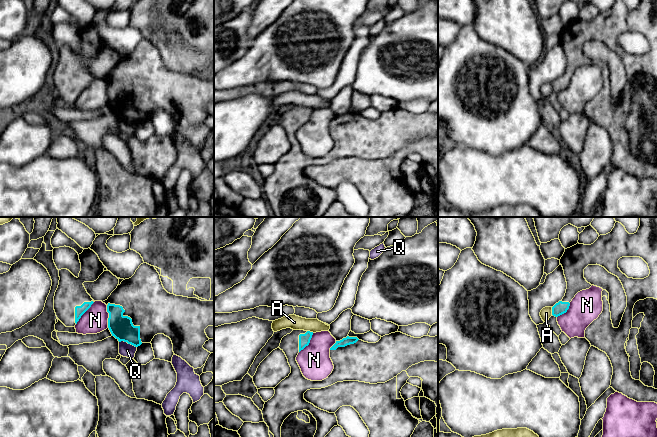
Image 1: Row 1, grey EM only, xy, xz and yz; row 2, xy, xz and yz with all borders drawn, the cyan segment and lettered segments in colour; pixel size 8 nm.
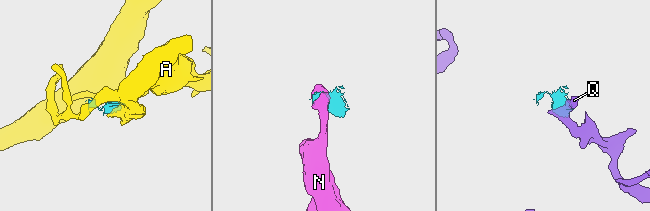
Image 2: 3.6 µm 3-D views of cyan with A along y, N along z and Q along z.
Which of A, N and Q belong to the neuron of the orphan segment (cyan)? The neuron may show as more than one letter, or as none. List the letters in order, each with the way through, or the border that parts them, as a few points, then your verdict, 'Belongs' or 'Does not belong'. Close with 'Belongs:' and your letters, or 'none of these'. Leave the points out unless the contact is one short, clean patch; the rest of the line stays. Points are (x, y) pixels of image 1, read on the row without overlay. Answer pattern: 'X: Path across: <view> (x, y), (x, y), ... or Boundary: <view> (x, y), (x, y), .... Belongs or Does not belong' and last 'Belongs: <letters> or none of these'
A: Boundary: yz (551, 83), (552, 90). Does not belong
N: Does not belong
Q: Boundary: xy (119, 117), (125, 117), (136, 123). Does not belong
Belongs: none of these

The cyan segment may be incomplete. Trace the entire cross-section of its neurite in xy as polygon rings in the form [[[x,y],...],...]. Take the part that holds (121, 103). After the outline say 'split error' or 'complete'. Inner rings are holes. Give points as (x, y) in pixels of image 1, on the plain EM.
[[[147,39],[141,40],[135,50],[131,54],[123,56],[103,79],[107,81],[109,89],[108,104],[112,112],[119,118],[124,117],[138,123],[142,119],[151,119],[155,111],[164,110],[171,115],[174,130],[181,133],[194,145],[201,144],[211,130],[203,124],[203,121],[209,116],[205,105],[208,102],[214,102],[214,77],[201,77],[197,74],[168,69],[154,42]]]; split error

